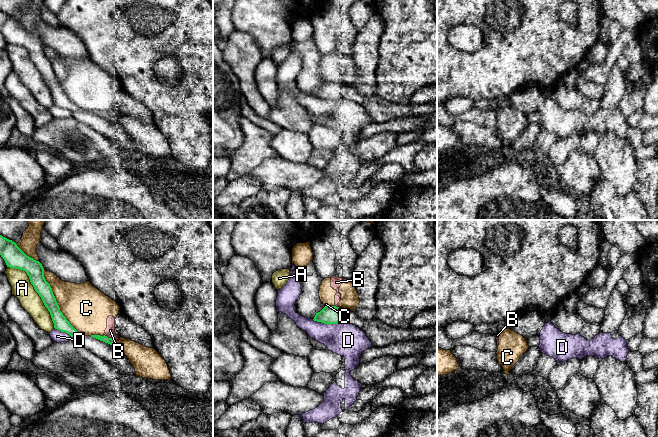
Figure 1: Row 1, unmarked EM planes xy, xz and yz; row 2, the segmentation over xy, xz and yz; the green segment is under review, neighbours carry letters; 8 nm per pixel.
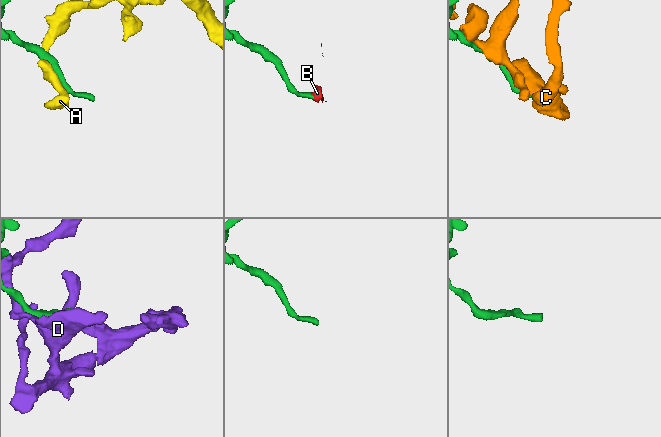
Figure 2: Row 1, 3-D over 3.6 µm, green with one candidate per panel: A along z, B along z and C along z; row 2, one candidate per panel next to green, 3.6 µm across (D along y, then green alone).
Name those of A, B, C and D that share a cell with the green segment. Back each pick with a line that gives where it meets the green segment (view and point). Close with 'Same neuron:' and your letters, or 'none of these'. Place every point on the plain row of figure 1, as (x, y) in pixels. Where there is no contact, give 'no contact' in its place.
Same neuron: none of these

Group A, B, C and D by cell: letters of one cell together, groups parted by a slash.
A / B C / D

